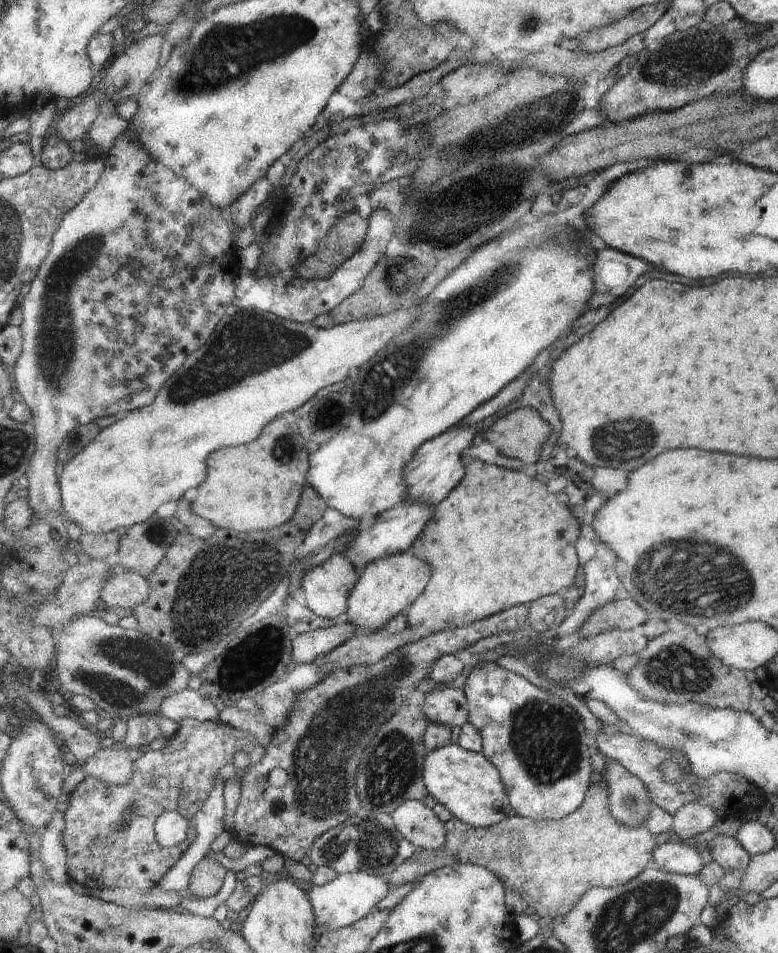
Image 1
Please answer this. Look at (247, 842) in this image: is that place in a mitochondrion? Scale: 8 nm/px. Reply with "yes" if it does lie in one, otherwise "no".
no

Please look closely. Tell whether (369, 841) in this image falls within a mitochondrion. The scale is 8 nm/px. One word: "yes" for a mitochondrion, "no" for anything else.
yes

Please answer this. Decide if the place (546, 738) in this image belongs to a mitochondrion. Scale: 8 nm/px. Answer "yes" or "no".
yes

